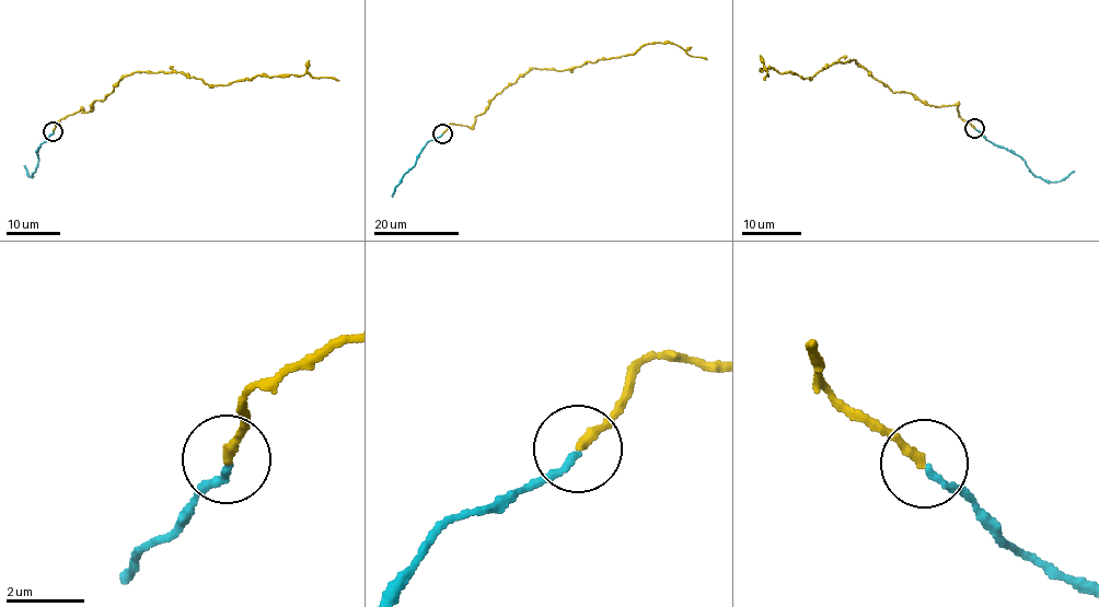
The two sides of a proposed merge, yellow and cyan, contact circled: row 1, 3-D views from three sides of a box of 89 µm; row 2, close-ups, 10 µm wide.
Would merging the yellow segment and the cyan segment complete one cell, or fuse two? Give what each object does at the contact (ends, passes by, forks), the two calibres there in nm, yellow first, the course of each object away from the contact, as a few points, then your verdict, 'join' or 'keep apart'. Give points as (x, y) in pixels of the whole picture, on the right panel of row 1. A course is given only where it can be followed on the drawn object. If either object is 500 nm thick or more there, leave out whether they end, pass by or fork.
yellow ends; cyan ends; calibres 240 and 160 nm; course yellow (974, 127), (955, 105), (935, 107), (894, 92), (855, 59), (808, 79), (760, 69), (768, 76), (765, 80); course cyan (974, 127), (991, 142), (1017, 153), (1038, 177), (1061, 181), (1074, 171); join

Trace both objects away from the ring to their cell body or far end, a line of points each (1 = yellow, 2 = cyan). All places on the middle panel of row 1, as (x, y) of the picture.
1: (442, 133), (450, 124), (471, 126), (494, 96), (532, 68), (563, 71), (655, 43), (677, 44), (707, 60)
2: (442, 133), (427, 142), (392, 196)

